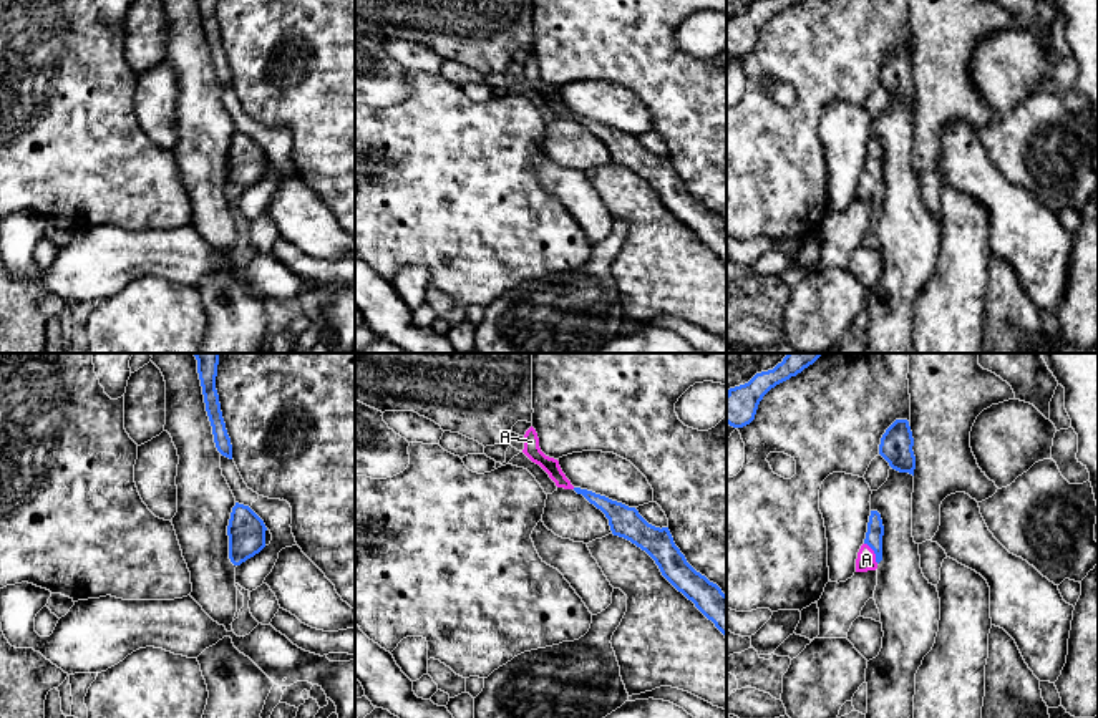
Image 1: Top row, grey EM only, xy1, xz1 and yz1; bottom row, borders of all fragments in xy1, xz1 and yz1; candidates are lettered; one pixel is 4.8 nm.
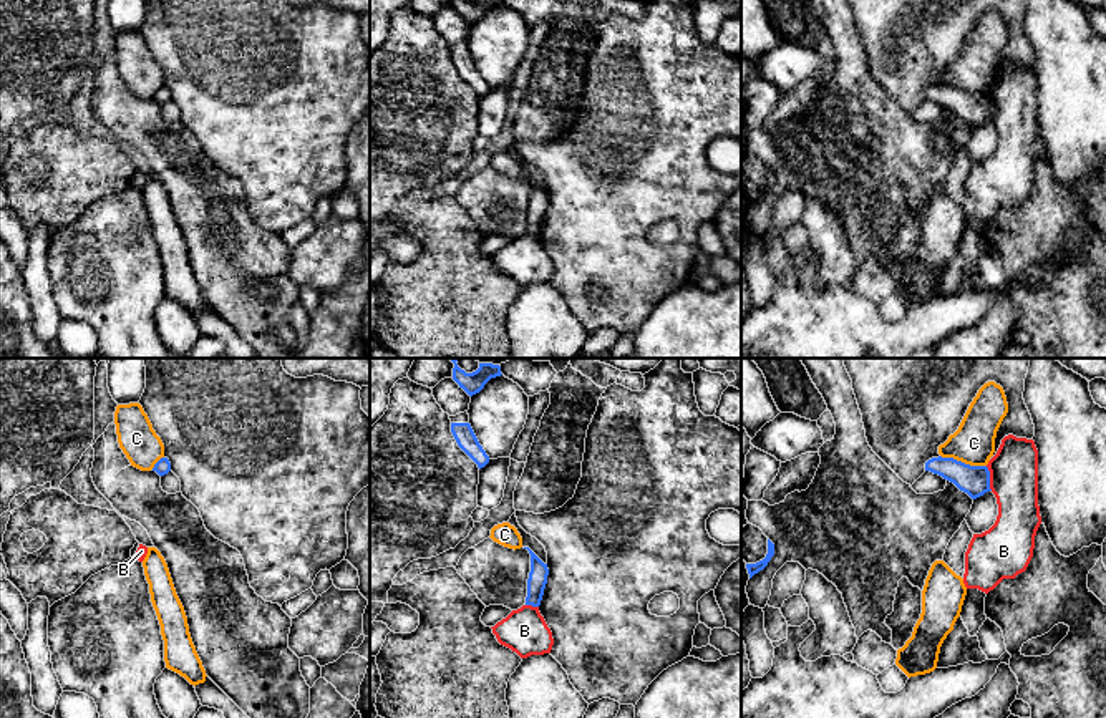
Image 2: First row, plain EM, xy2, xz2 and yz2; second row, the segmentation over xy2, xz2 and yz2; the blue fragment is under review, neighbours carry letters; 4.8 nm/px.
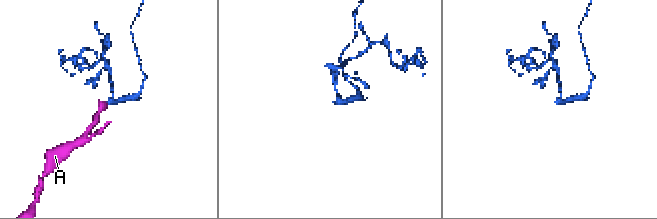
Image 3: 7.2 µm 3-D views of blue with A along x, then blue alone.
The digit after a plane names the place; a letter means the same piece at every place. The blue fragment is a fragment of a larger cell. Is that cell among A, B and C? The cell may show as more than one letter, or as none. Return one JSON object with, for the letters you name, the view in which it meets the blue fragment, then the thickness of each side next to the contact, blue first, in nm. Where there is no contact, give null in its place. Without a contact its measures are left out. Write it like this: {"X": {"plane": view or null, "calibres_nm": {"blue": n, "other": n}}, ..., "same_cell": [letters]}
{"A": {"plane": "yz1", "calibres_nm": {"blue": 80, "other": 100}}, "same_cell": ["A"]}

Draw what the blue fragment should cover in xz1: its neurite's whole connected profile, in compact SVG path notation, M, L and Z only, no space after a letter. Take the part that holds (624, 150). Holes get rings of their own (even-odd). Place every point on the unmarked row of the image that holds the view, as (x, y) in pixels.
M574 116L574 119L605 143L614 164L624 166L645 179L655 189L662 204L692 229L726 267L726 224L687 191L668 156L655 156L635 136L605 124L581 116Z

